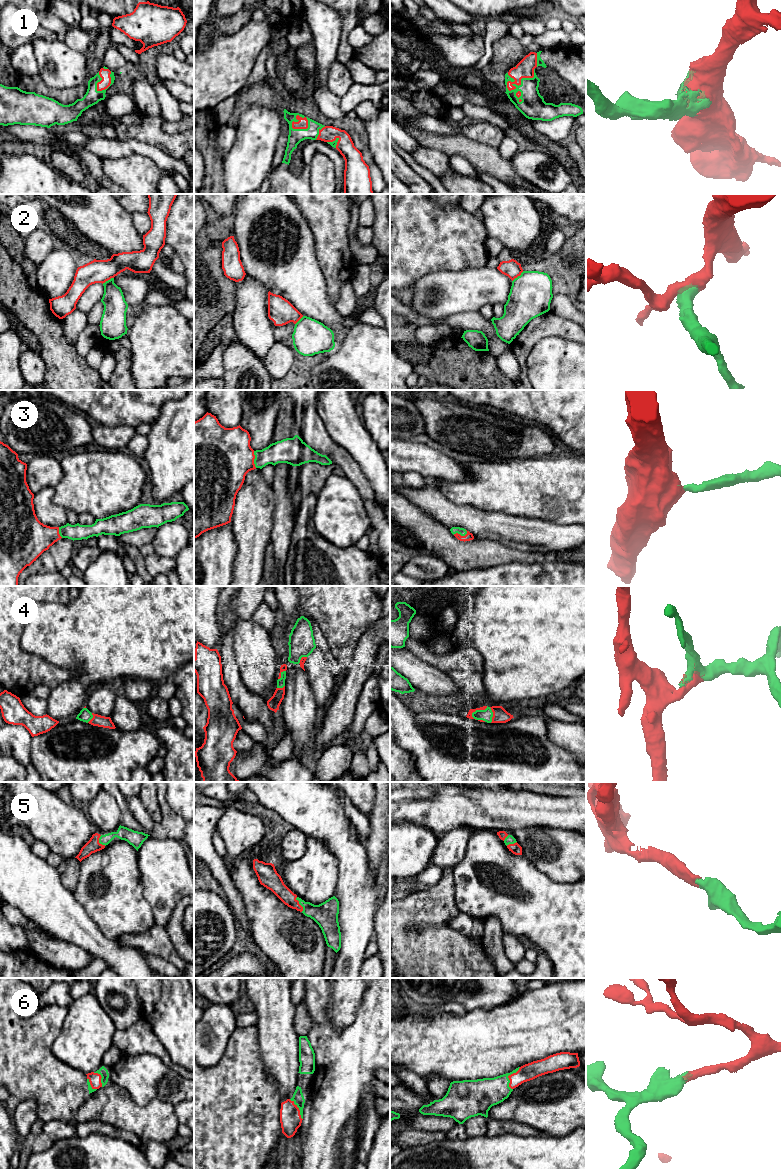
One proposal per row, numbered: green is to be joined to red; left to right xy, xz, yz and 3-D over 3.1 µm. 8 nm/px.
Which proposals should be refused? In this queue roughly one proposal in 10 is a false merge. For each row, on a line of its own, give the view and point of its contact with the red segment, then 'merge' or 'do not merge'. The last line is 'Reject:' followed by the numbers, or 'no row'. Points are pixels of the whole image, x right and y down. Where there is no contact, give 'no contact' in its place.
1: meets red in yz at (522, 77); merge
2: meets red in yz at (517, 276); merge
3: meets red in xz at (254, 458); merge
4: meets red in yz at (478, 709); merge
5: meets red in xz at (299, 904); merge
6: meets red in yz at (508, 1077); merge
Reject: no row

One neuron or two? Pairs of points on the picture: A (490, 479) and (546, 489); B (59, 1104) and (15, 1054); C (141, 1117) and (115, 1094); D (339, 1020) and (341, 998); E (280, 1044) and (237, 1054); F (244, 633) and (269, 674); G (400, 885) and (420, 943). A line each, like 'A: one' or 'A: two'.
A: one
B: one
C: one
D: one
E: two
F: one
G: two

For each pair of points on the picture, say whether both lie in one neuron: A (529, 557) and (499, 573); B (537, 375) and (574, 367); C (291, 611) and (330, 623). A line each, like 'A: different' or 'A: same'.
A: different
B: same
C: different

